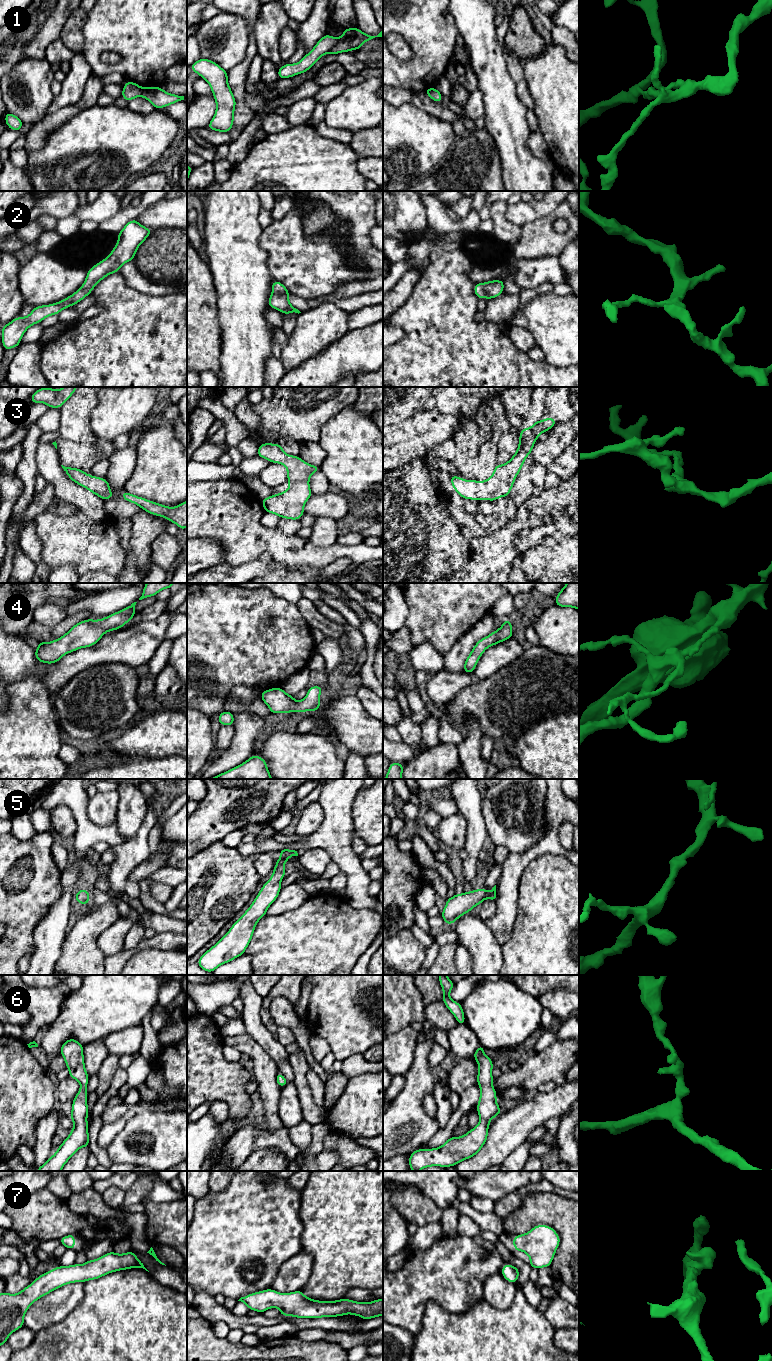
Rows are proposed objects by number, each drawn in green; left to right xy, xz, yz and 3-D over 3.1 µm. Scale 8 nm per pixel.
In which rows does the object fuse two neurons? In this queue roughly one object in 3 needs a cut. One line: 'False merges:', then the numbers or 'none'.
False merges: 1

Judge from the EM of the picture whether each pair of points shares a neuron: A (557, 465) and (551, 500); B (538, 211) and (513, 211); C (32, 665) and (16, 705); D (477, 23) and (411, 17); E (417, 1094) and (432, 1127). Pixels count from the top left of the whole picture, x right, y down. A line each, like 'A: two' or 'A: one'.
A: two
B: one
C: two
D: two
E: one

